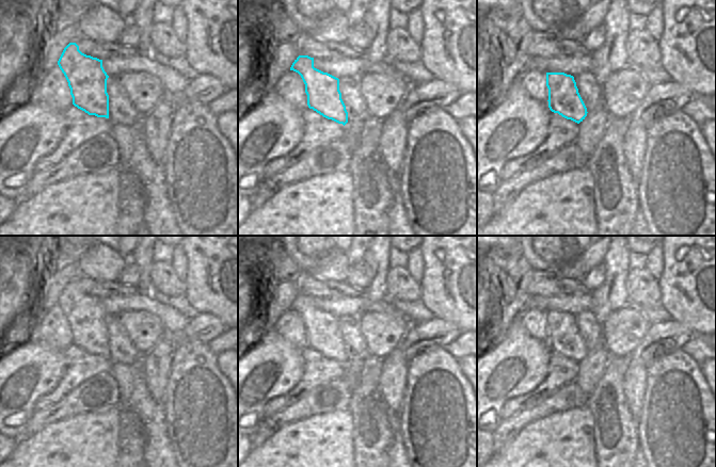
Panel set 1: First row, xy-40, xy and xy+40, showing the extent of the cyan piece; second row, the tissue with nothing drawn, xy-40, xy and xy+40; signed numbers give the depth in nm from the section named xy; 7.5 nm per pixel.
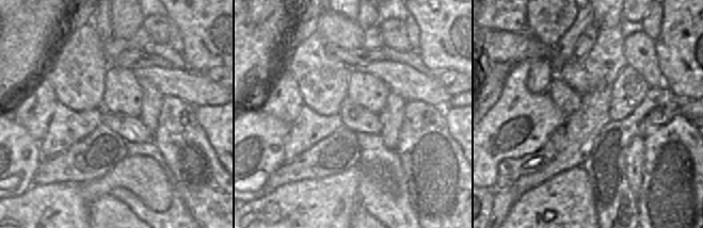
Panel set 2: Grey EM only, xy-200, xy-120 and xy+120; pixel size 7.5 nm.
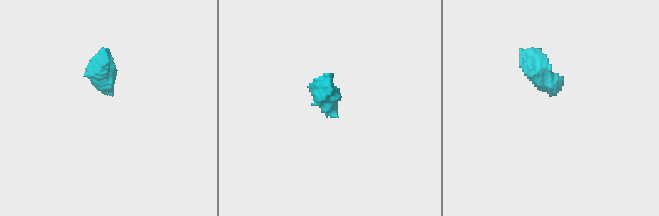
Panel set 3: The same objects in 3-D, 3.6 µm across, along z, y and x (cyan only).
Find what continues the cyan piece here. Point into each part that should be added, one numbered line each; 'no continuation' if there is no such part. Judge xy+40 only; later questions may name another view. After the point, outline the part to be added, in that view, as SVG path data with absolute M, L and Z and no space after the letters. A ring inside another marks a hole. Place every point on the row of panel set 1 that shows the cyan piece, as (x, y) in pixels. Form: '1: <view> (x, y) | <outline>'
no continuation

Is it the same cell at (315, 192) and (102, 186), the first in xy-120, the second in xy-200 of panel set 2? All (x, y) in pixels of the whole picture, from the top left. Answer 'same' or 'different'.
same

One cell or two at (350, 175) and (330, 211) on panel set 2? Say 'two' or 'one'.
one

